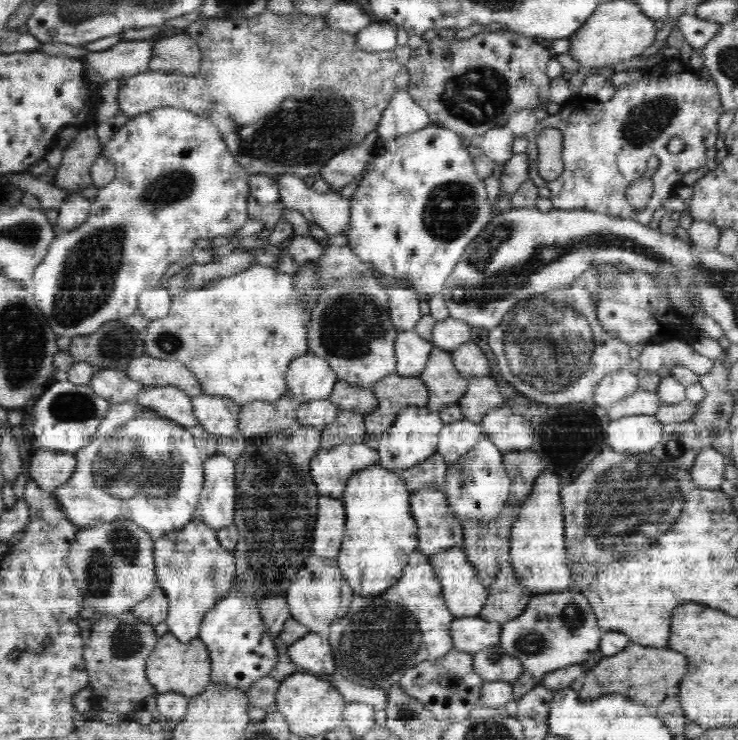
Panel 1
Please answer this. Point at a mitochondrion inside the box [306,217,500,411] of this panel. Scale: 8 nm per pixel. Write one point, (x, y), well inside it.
(350, 324)

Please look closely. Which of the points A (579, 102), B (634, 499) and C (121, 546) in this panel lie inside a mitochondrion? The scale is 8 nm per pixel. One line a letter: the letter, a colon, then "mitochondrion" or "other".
A: other
B: mitochondrion
C: mitochondrion

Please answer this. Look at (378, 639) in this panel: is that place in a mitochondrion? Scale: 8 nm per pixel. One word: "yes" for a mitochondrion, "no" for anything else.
yes

